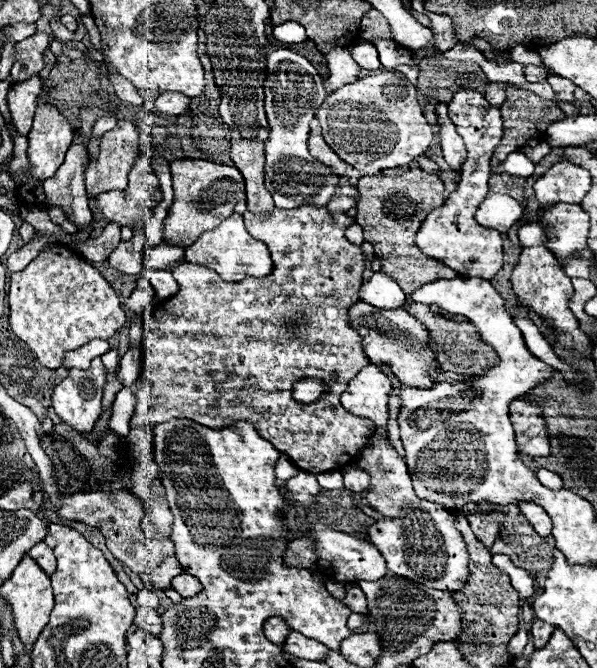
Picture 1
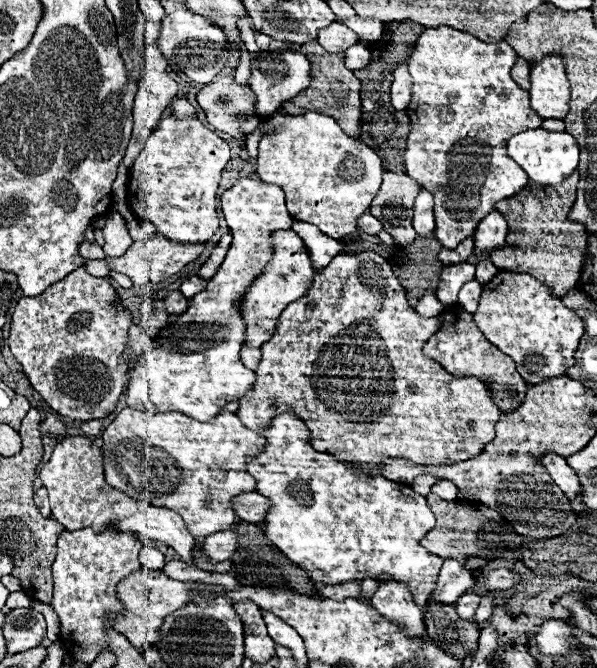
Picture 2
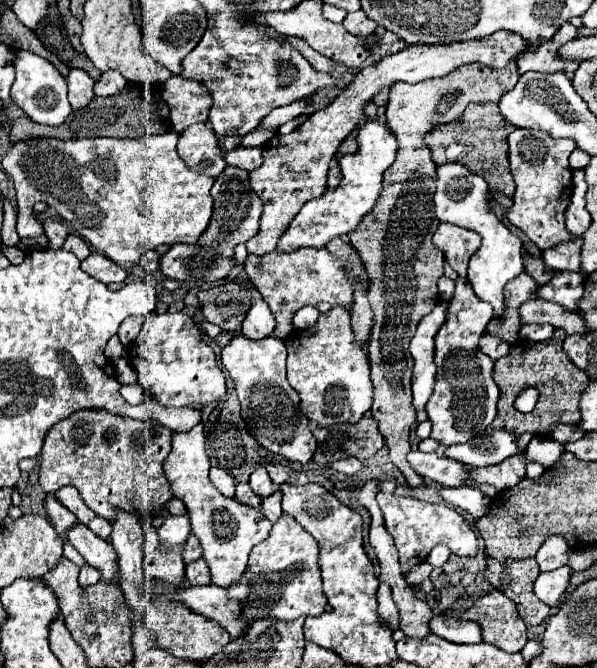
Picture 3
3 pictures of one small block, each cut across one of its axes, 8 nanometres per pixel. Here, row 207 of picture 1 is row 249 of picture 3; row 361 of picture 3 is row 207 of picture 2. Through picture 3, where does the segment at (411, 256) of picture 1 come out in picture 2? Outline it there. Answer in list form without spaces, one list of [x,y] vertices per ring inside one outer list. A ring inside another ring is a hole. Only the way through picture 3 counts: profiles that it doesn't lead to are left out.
[[[384,172],[384,182],[372,200],[370,212],[376,216],[384,232],[388,232],[396,246],[408,246],[416,238],[412,228],[412,204],[422,186],[408,174]]]

